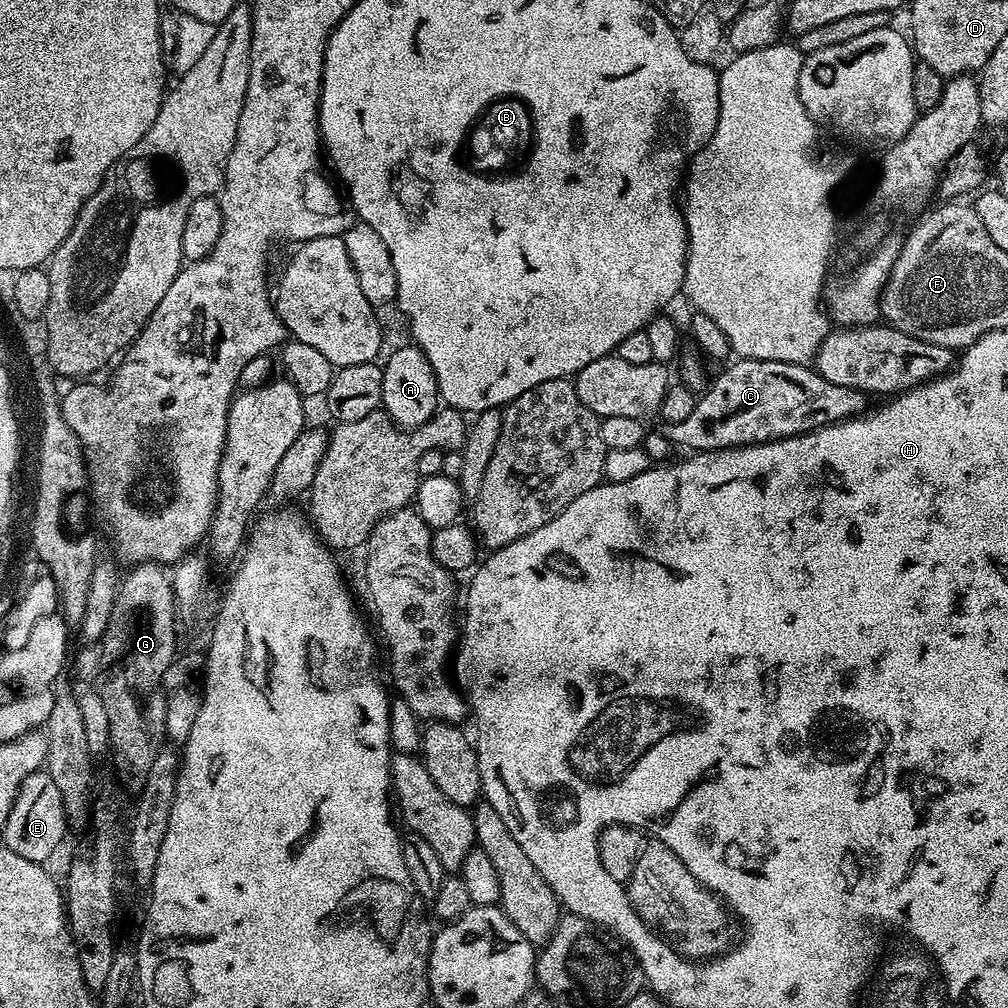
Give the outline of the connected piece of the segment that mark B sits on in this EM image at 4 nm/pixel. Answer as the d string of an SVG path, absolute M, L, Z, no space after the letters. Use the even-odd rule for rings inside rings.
M500 92L500 96L488 96L488 100L472 112L472 120L468 120L464 132L460 132L452 161L460 172L468 172L468 176L476 176L476 180L508 184L511 180L524 180L524 176L532 172L536 152L540 152L540 128L536 128L532 103L524 100L520 92Z

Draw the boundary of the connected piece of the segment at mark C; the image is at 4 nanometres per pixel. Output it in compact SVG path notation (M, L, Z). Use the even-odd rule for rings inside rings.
M748 358L733 362L725 365L717 378L715 375L697 399L690 418L661 425L663 436L675 447L690 448L689 451L697 453L765 444L766 441L800 436L828 424L838 424L869 407L869 397L865 393L846 386L834 386L807 365Z

